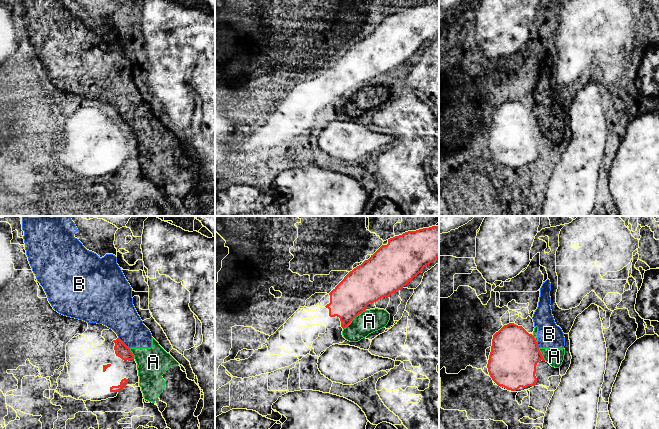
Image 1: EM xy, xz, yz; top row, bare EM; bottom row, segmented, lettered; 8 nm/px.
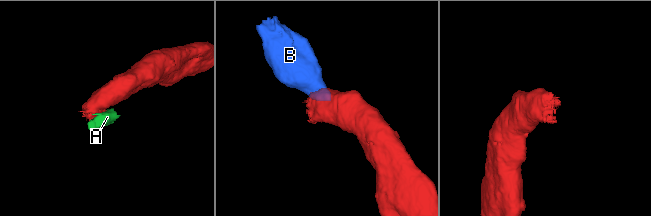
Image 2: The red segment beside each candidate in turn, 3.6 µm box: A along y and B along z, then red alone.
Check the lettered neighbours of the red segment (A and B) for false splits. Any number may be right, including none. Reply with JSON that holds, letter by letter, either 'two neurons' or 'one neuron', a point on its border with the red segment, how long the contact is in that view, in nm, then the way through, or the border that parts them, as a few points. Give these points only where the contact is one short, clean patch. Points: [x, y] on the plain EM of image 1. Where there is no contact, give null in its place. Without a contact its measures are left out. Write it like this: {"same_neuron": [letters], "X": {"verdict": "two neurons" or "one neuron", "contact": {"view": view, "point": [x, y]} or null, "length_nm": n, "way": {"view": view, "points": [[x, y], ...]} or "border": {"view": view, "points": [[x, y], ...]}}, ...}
{"same_neuron": [], "A": {"verdict": "two neurons", "contact": {"view": "xz", "point": [354, 93]}, "length_nm": 240, "border": {"view": "xz", "points": [[365, 85], [343, 105]]}}, "B": {"verdict": "two neurons", "contact": {"view": "xy", "point": [123, 119]}, "length_nm": 130, "border": {"view": "xy", "points": [[118, 113], [129, 124]]}}}

